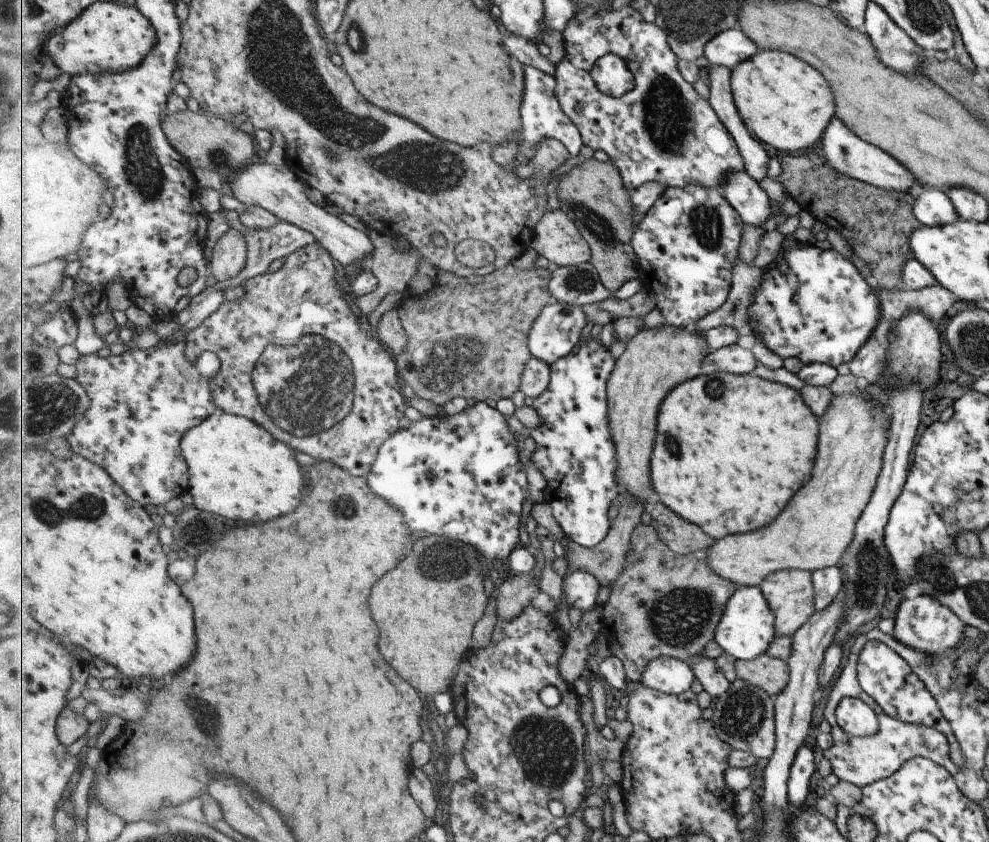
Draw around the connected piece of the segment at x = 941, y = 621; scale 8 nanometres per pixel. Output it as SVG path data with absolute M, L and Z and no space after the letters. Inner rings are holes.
M917 596L916 598L903 599L898 606L894 618L893 630L891 637L903 646L909 646L913 650L919 650L931 657L939 657L945 650L956 650L959 653L967 643L961 637L962 623L951 610L935 602L931 596Z

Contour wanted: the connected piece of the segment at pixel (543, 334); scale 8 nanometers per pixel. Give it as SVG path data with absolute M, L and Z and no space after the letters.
M553 300L542 310L538 320L534 322L534 326L530 330L531 352L533 356L547 361L552 366L554 362L566 357L577 348L588 327L587 314L583 308Z

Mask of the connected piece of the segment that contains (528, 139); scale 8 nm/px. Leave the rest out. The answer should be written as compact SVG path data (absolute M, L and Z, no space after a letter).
M525 66L526 90L522 102L522 122L524 126L524 140L518 143L516 159L529 164L534 157L537 145L547 137L553 137L565 143L572 156L577 156L583 148L584 140L571 117L562 109L560 100L556 95L558 80L534 66Z

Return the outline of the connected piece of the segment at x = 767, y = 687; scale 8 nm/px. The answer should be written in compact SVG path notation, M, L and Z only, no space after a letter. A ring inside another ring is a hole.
M761 654L755 659L738 659L738 676L743 682L776 696L789 681L786 662L767 654Z

